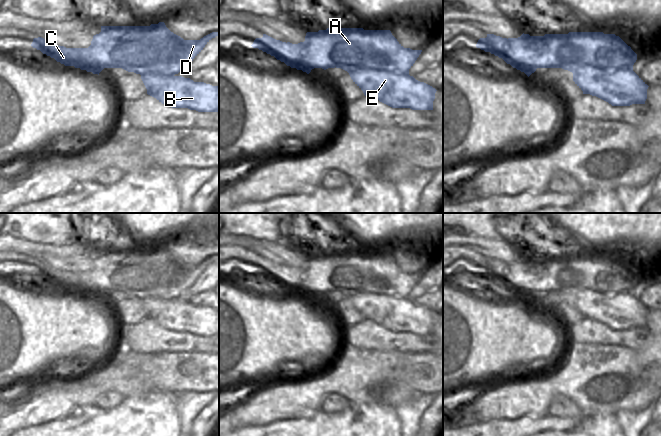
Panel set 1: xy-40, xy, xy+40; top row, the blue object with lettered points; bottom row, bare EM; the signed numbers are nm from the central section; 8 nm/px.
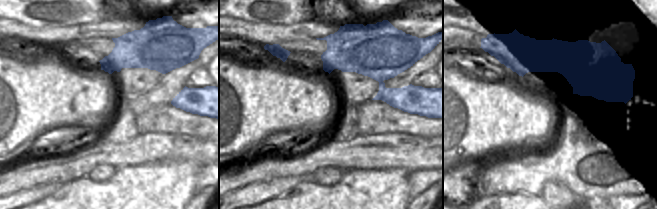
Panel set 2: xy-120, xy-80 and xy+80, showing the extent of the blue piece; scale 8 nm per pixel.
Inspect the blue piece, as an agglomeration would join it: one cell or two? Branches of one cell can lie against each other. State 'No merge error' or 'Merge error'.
Merge error

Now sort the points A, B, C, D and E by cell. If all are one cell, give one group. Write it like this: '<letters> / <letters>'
A C D / B E

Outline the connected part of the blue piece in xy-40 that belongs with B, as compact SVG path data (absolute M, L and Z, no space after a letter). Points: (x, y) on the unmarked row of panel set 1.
M146 298L141 303L147 318L166 330L198 336L219 336L219 310L174 299Z

